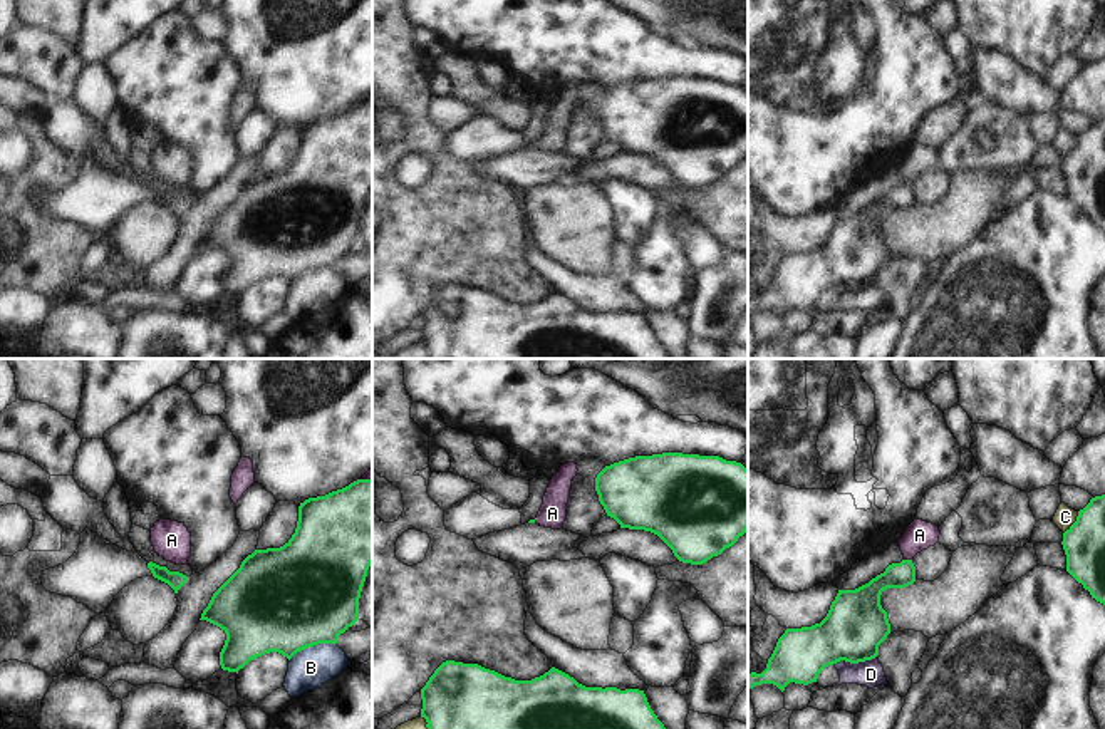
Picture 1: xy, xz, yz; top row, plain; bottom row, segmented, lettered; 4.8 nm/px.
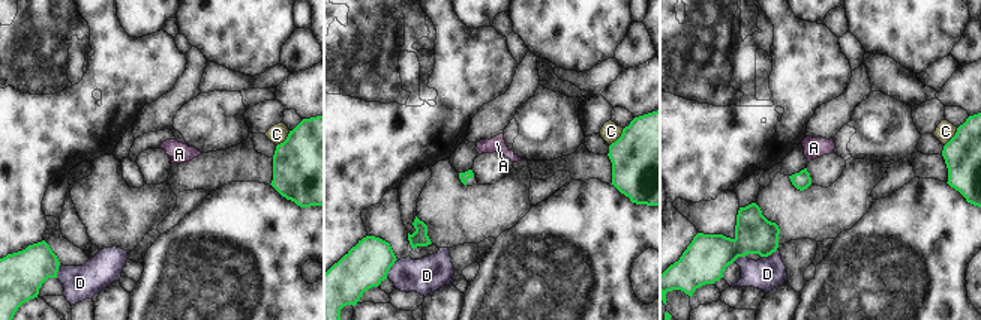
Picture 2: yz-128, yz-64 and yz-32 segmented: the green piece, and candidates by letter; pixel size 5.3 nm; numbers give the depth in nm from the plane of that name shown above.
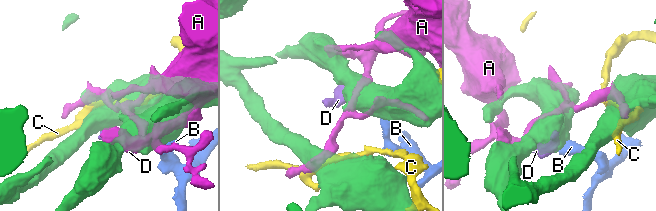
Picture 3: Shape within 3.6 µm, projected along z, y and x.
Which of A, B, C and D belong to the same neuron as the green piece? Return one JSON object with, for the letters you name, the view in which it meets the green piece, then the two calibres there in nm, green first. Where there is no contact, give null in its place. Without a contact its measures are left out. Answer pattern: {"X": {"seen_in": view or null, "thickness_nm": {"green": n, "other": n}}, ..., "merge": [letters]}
{"merge": []}

